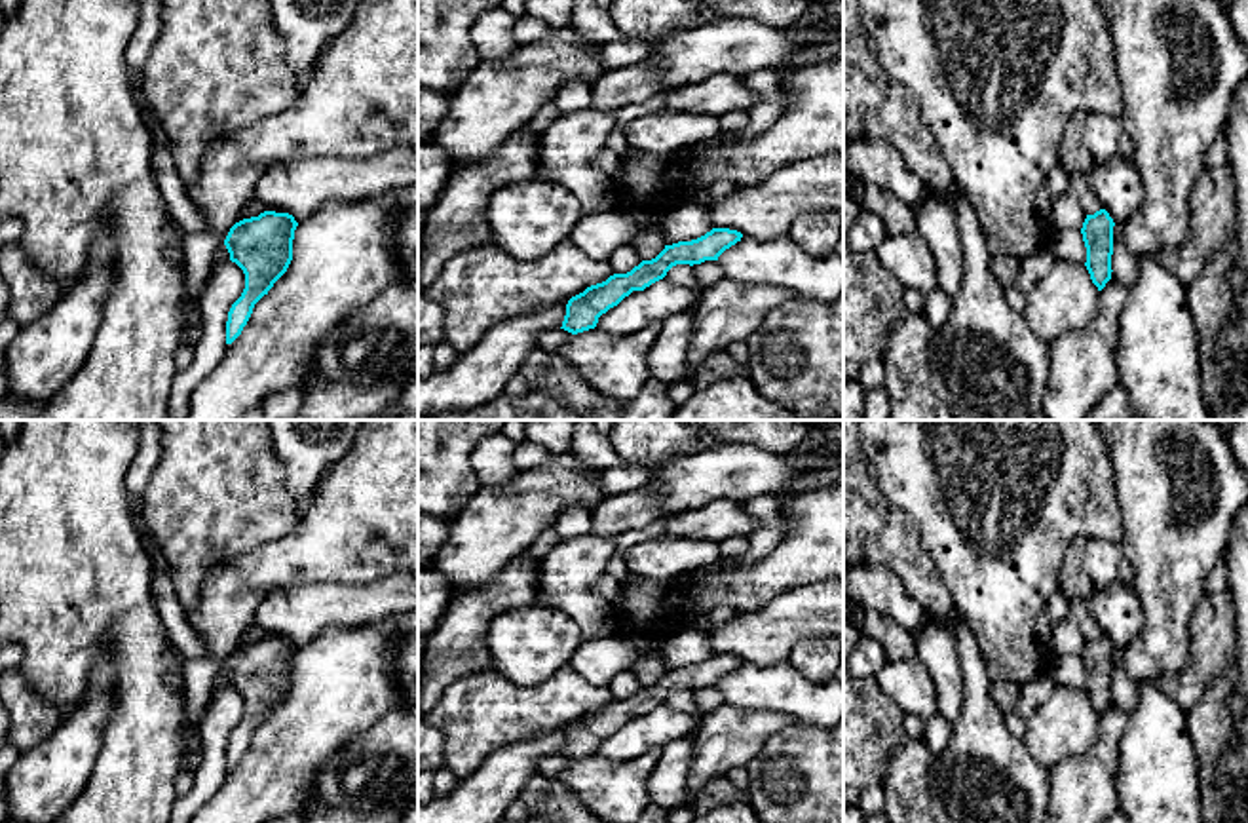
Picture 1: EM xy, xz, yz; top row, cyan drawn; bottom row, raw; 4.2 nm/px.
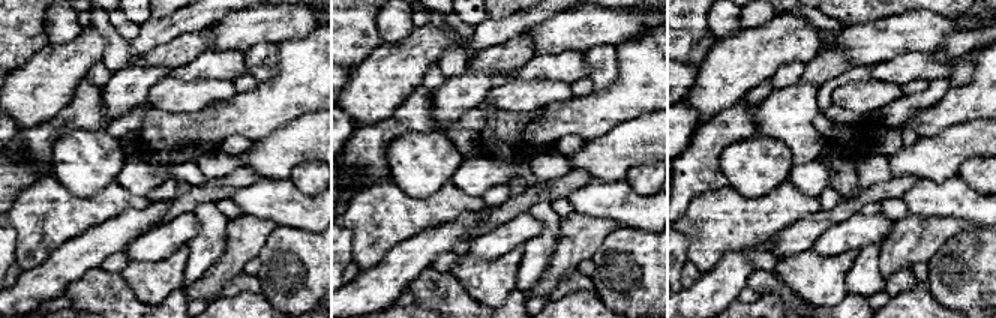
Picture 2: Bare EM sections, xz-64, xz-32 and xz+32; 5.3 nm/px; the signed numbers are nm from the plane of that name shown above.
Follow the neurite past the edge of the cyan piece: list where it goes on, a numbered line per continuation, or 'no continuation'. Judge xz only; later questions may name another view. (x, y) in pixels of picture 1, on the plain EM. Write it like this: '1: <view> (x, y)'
no continuation

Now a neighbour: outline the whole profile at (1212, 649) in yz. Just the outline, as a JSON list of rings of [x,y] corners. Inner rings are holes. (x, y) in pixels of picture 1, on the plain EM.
[[[1229,587],[1202,597],[1193,610],[1189,637],[1191,642],[1183,669],[1144,680],[1163,690],[1185,713],[1201,701],[1208,686],[1229,665],[1237,665],[1239,642]]]

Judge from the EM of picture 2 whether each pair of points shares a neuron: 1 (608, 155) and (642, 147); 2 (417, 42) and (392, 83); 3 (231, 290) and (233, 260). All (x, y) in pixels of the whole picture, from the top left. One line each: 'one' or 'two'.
1: one
2: one
3: two

